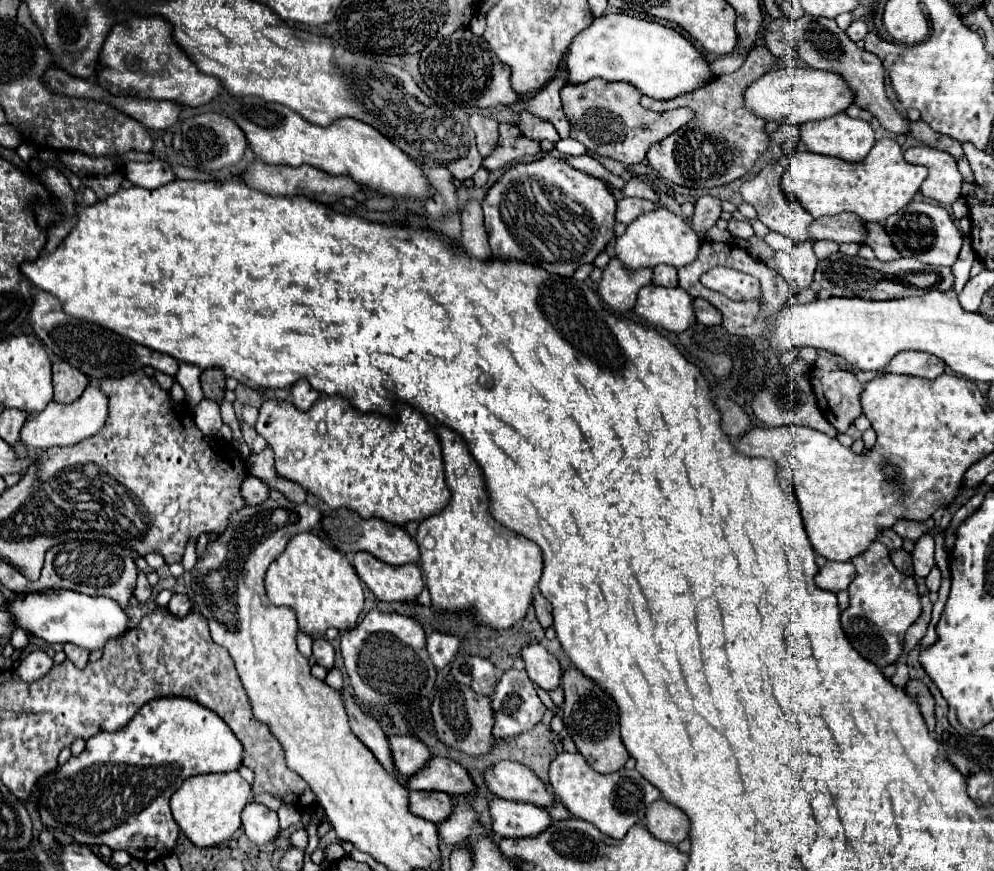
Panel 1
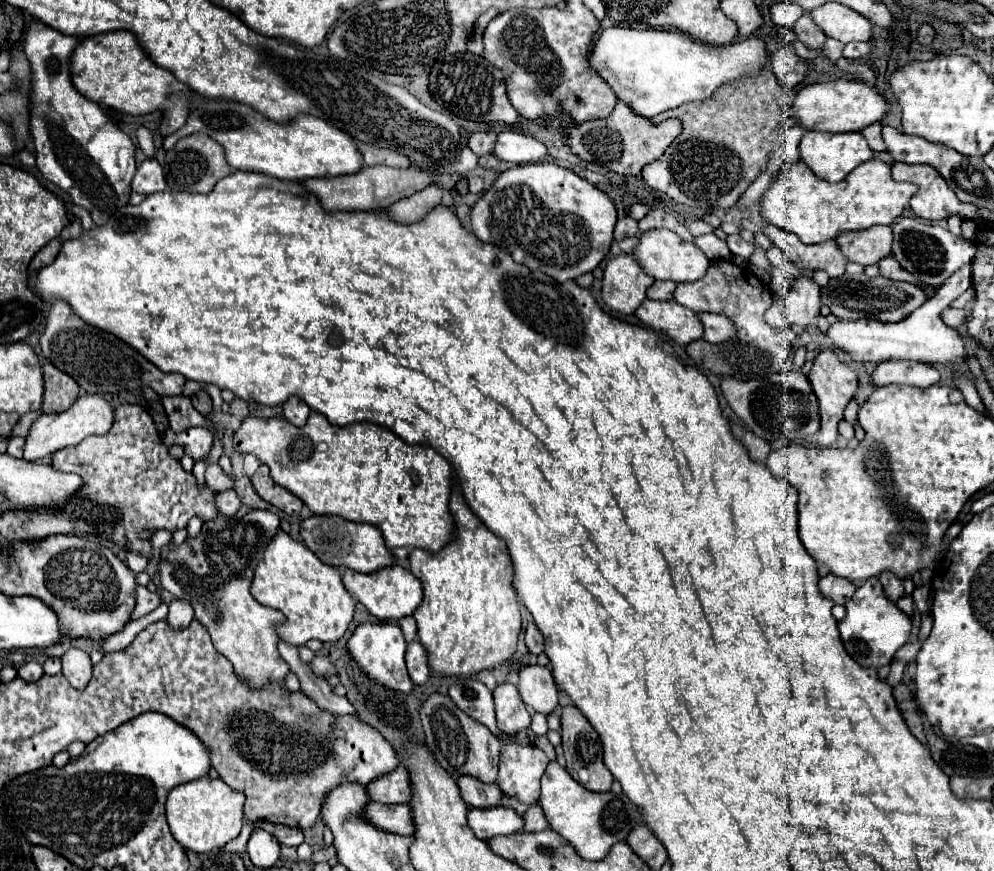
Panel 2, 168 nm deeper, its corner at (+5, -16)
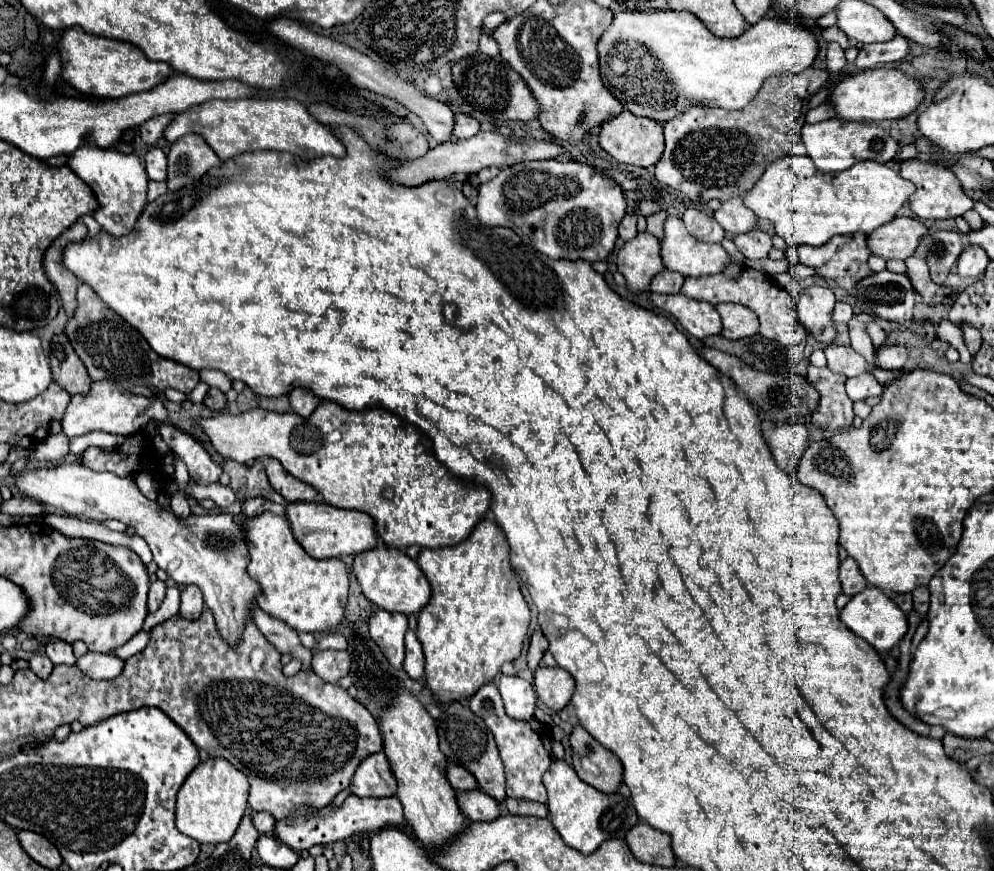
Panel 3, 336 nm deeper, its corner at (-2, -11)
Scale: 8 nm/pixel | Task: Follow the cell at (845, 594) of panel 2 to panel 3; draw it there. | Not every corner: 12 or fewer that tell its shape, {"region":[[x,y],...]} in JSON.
{"region":[[846,557],[840,565],[842,593],[850,597],[868,585],[856,561]]}

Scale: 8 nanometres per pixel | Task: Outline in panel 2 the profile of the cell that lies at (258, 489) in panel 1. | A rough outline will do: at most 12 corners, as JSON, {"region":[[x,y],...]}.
{"region":[[219,492],[221,514],[233,516],[241,508],[237,492]]}

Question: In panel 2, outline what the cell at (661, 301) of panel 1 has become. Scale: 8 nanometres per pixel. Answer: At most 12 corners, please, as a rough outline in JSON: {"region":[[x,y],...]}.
{"region":[[643,300],[637,318],[675,344],[703,336],[695,312],[675,300]]}

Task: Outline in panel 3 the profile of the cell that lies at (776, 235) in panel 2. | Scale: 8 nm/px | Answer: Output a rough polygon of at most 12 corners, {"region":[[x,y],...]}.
{"region":[[870,233],[798,247],[800,263],[848,293],[868,267]]}

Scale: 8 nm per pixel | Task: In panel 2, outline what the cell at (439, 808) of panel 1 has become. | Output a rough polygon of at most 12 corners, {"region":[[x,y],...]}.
{"region":[[409,804],[365,806],[365,816],[387,832],[413,836]]}

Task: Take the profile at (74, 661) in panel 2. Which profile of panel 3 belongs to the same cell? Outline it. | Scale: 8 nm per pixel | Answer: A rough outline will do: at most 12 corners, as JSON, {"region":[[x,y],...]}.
{"region":[[112,653],[78,657],[80,671],[92,679],[114,679],[124,661]]}

